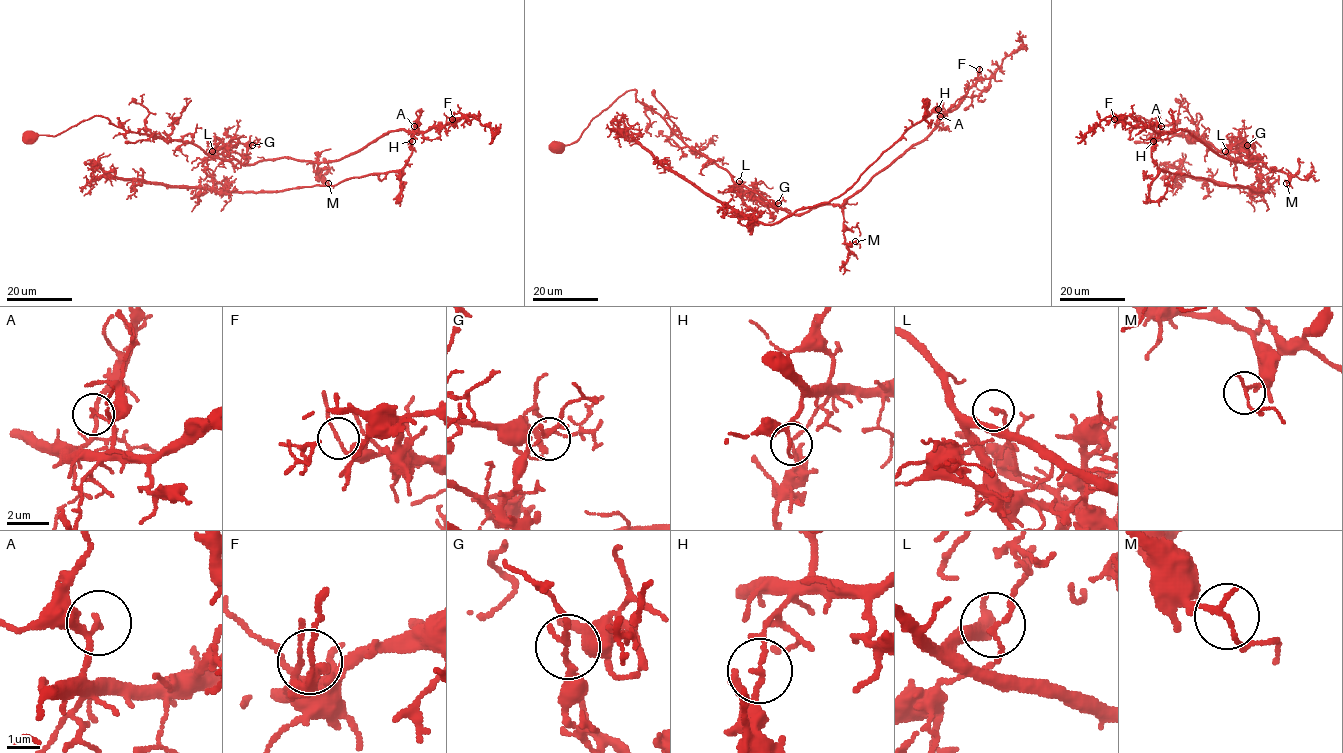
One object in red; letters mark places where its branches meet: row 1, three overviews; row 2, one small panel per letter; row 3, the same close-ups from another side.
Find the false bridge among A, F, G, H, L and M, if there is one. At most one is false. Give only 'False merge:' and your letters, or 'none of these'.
False merge: H

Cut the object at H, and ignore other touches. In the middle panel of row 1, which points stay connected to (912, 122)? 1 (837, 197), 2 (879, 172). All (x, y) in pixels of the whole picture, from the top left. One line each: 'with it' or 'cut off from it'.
1: with it
2: cut off from it

